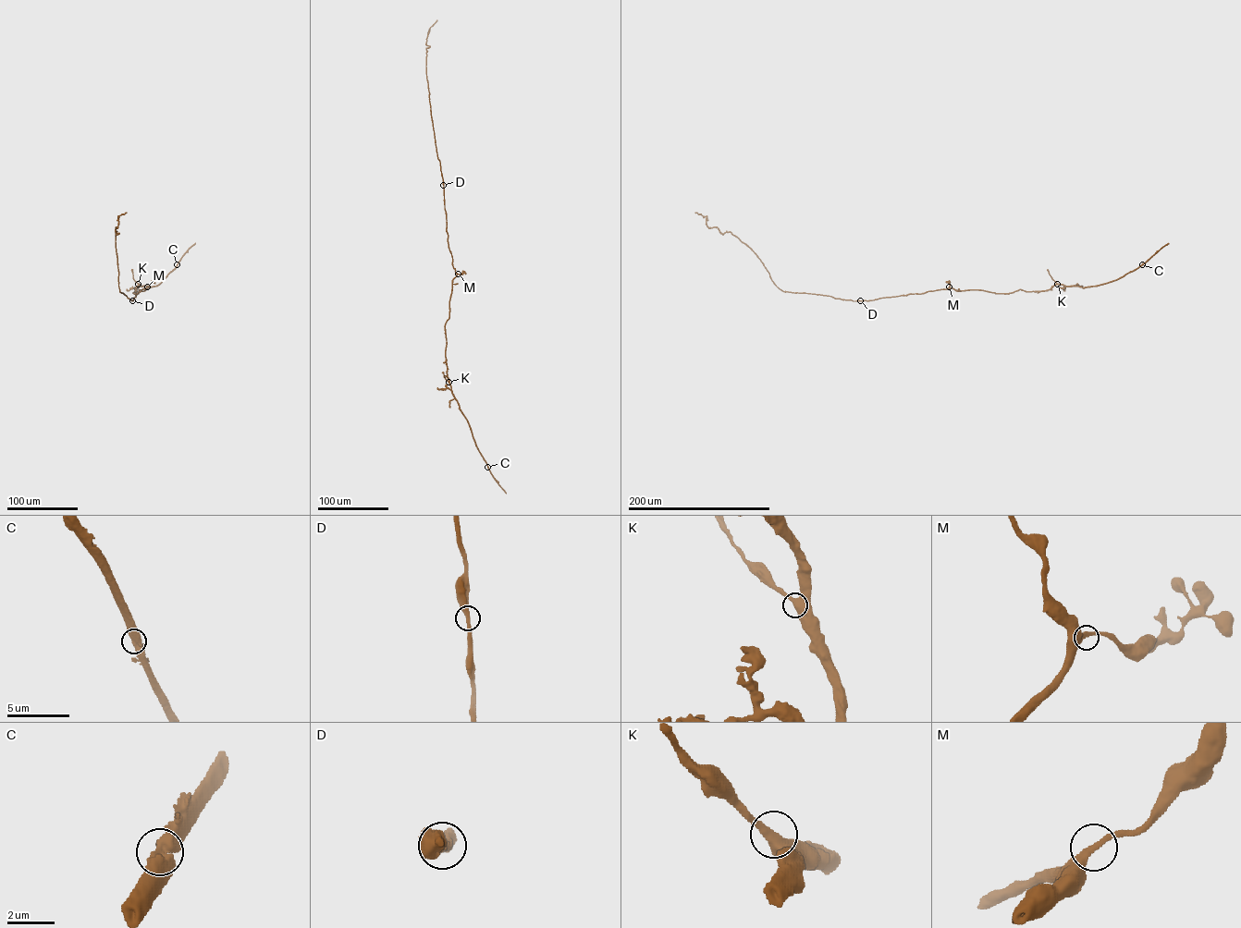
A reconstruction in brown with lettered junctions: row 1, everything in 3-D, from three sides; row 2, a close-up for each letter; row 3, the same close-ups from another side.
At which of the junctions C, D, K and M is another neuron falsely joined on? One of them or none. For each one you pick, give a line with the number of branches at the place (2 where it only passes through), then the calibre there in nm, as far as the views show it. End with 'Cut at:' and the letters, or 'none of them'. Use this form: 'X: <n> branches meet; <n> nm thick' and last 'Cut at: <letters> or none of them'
Cut at: none of them

